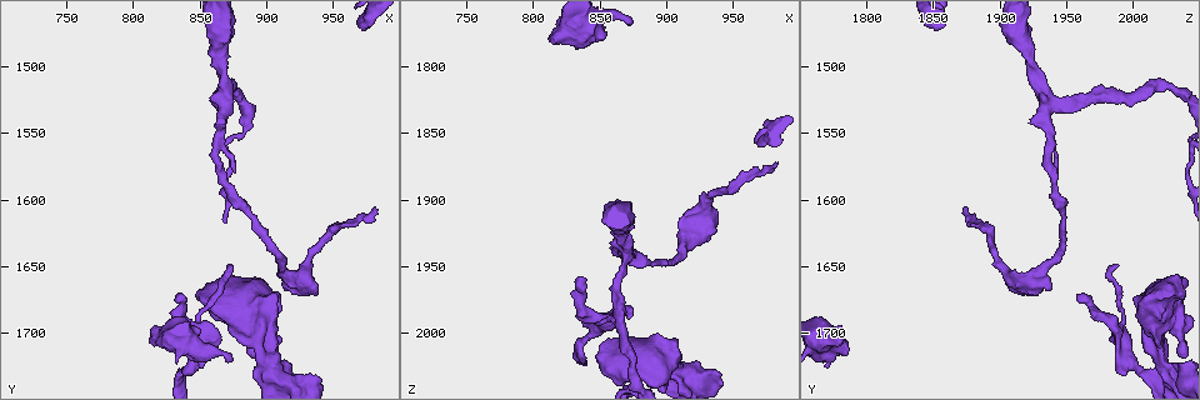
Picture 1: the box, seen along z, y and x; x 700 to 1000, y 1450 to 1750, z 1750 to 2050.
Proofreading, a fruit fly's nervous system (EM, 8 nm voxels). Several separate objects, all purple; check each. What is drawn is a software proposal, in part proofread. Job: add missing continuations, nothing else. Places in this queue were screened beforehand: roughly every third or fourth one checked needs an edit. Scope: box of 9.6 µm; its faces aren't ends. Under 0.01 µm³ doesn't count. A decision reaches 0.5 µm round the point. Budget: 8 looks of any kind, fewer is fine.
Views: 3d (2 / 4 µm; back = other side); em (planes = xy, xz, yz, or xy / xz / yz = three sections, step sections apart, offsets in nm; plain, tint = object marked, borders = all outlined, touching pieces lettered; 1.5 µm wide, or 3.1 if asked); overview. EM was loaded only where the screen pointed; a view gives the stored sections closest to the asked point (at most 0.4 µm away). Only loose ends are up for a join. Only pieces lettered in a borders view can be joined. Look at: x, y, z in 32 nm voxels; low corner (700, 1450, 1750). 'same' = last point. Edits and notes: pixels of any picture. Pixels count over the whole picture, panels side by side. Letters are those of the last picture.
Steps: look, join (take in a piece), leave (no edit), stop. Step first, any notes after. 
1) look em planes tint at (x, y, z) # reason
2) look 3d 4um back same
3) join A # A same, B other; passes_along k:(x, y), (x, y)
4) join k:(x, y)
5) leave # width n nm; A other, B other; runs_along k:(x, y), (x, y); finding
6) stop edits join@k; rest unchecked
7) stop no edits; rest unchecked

look 3d 4um at (816, 1694, 1780) # stops while still wide

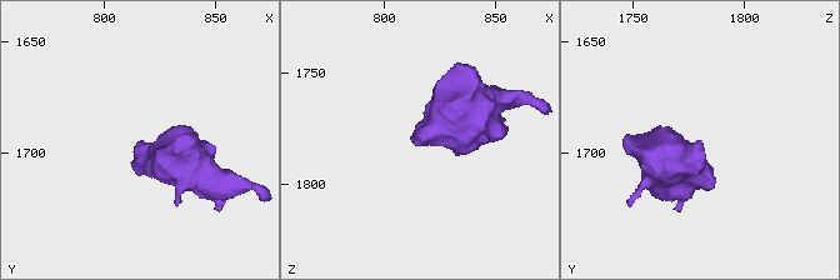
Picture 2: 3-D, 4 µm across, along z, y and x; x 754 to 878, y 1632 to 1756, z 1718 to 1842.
look em planes borders at (817, 1693, 1780)

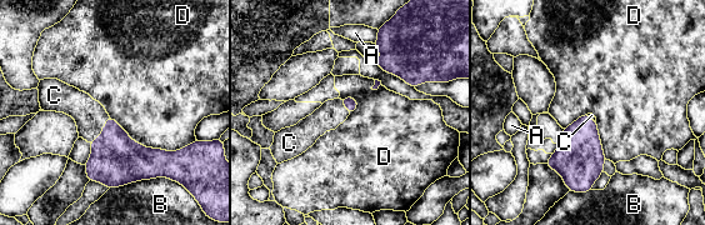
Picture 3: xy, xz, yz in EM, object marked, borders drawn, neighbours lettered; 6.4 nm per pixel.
join C # A other, B other, C same, D other; the neuron continues

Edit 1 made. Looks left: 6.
look overview

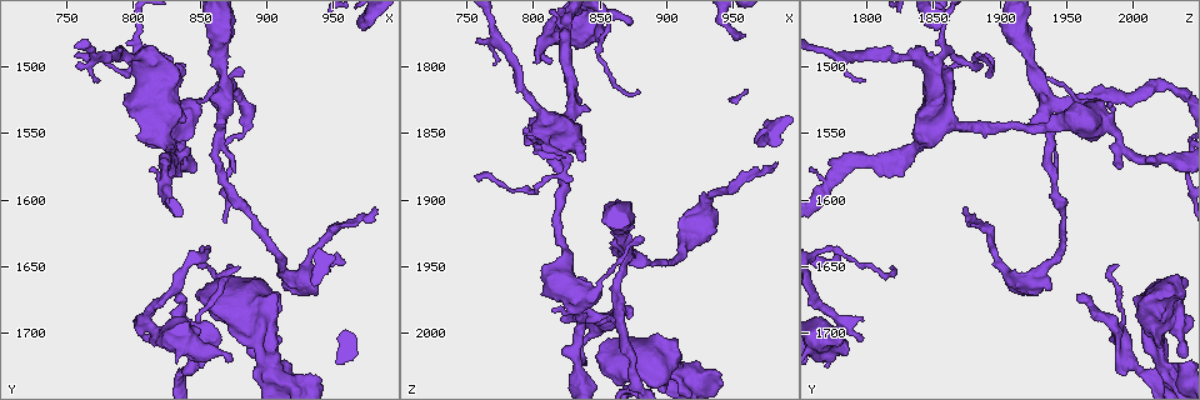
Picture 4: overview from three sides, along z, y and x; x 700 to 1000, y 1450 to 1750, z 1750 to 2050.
look em yz step 8 tint at (970, 1472, 1858) # branch stops here

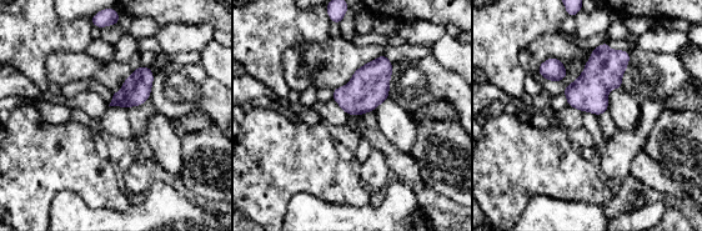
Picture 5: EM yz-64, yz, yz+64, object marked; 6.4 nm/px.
look em planes borders same # cut it another way

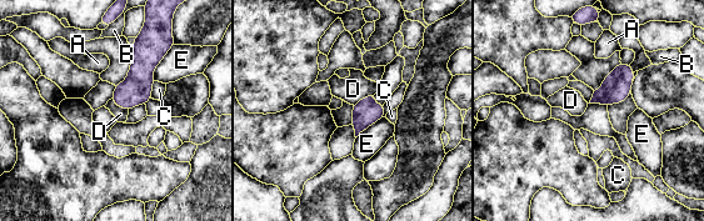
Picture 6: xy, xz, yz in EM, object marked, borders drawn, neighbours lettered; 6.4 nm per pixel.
leave # longest_contact E 200 nm; A other, B other, C other, D other, E other; border 6:(166, 53), (154, 69), (153, 80); none of them fits

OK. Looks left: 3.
stop edits join@3; rest unchecked

